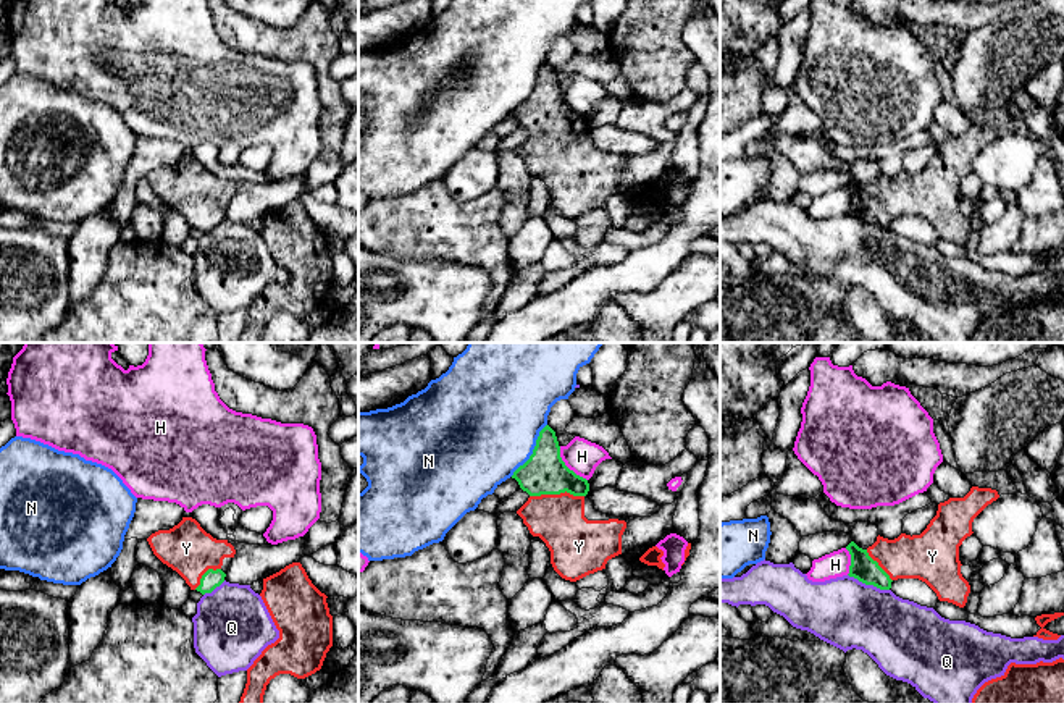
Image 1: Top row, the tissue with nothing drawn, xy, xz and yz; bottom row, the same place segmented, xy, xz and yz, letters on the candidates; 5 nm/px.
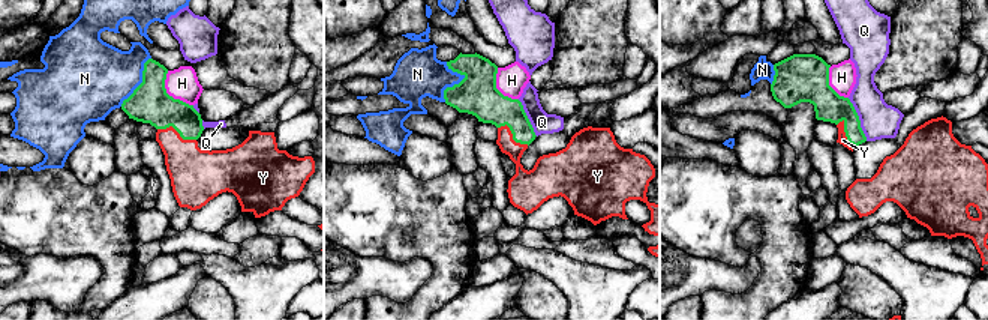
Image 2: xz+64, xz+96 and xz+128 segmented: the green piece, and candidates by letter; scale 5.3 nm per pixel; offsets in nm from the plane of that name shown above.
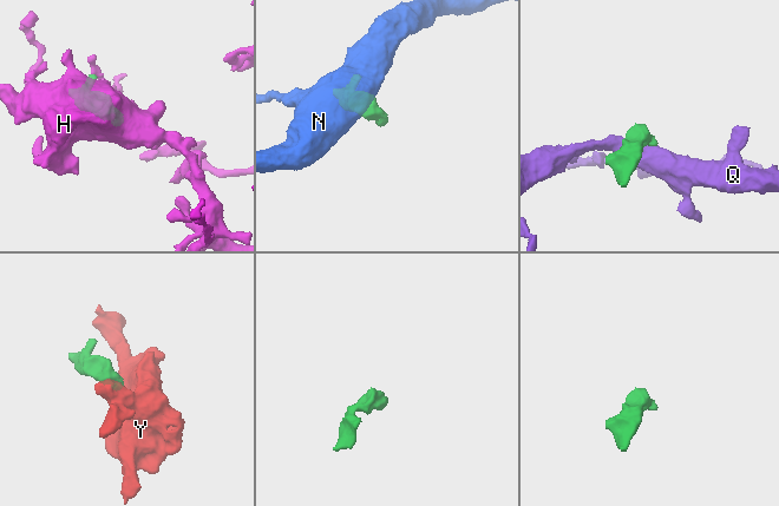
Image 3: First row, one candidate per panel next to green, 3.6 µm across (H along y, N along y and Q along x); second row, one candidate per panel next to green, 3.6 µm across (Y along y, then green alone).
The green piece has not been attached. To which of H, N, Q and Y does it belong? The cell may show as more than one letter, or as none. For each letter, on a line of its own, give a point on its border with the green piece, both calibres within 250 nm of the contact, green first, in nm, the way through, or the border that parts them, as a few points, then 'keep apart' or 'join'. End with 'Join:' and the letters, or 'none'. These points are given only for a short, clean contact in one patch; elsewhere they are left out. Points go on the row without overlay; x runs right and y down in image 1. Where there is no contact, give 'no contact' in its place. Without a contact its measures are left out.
H: meets green in xz at (565, 104); 220 nm thick on the green side, 170 nm on the other; border along xz (559, 84), (562, 99), (586, 118); keep apart
N: meets green in xz at (533, 88); 220 nm thick on the green side, 480 nm on the other; keep apart
Q: meets green in yz at (869, 222); 130 nm thick on the green side, 340 nm on the other; border along yz (848, 212), (888, 228); keep apart
Y: meets green in xz at (556, 131); 220 nm thick on the green side, 260 nm on the other; runs through xz (544, 110), (556, 131), (556, 154), (559, 159); join
Join: Y

